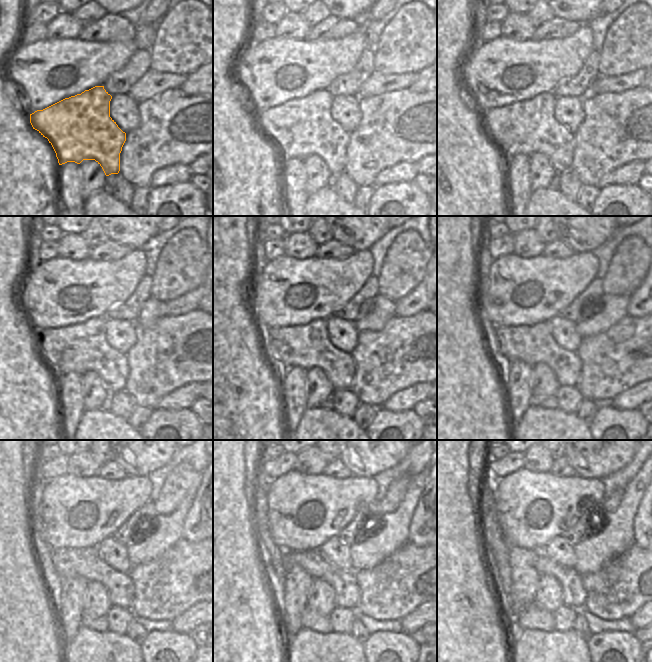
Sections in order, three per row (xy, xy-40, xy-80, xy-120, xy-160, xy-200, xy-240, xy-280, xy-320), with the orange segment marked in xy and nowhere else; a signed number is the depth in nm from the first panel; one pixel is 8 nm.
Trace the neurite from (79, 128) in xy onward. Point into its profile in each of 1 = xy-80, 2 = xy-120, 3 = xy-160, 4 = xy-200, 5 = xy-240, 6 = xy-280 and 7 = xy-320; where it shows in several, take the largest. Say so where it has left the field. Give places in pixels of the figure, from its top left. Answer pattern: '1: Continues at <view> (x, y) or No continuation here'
1: Continues at xy-80 (527, 127)
2: Continues at xy-120 (81, 348)
3: Continues at xy-160 (308, 346)
4: Continues at xy-200 (534, 344)
5: Continues at xy-240 (87, 562)
6: Continues at xy-280 (344, 583)
7: Continues at xy-320 (573, 591)

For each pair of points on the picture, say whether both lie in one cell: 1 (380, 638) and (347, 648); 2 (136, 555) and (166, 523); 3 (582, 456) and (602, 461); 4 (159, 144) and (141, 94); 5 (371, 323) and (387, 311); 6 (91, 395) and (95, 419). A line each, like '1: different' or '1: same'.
1: different
2: same
3: same
4: different
5: same
6: different

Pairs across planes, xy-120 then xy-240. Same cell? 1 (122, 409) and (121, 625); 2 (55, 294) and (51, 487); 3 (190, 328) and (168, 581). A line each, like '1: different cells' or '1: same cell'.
1: same cell
2: same cell
3: same cell

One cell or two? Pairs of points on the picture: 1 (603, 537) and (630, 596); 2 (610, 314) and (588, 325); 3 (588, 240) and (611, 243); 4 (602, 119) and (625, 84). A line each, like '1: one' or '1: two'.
1: two
2: one
3: two
4: two

